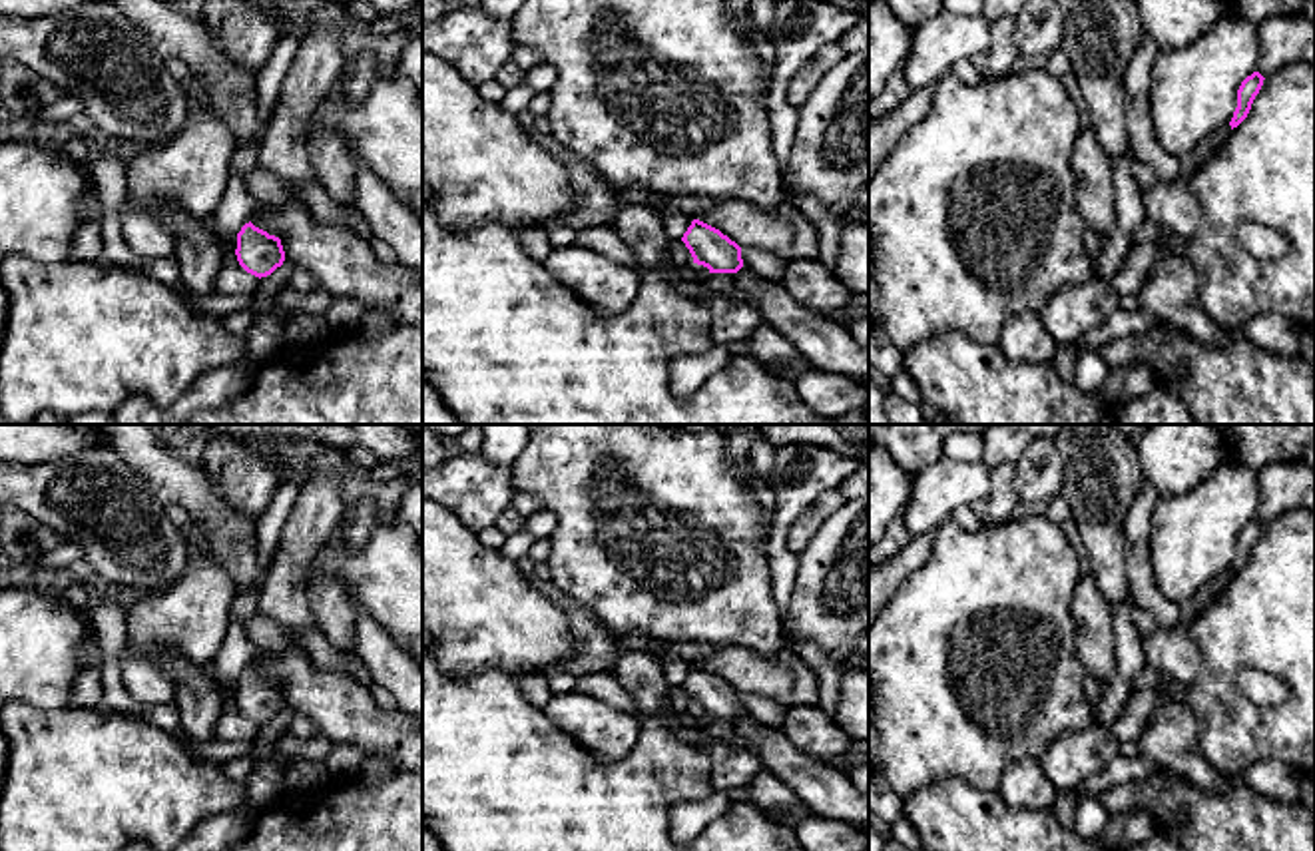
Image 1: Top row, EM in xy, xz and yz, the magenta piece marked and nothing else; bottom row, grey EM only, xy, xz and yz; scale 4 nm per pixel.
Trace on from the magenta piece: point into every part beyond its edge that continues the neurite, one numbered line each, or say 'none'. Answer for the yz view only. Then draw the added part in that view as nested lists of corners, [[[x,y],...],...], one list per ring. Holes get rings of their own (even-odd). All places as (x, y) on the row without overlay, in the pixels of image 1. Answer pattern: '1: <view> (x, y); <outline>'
none

